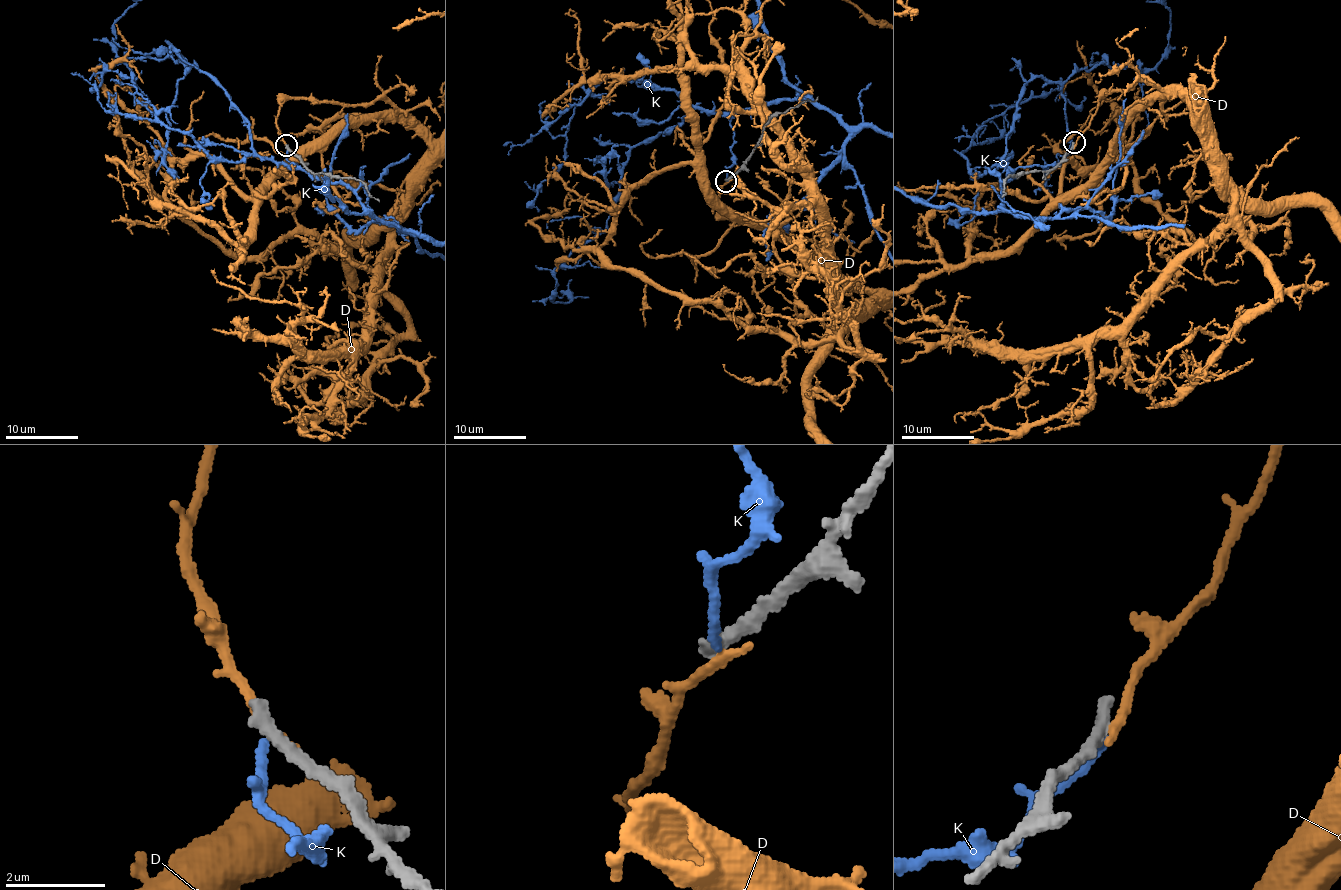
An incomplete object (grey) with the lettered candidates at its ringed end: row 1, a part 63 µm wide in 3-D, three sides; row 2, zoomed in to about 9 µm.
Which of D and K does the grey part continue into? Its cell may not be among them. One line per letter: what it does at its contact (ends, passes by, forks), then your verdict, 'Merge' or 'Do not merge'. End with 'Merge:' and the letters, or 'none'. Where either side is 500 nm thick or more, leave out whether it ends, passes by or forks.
D: It ends there. Do not merge
K: It ends there. Do not merge
Merge: none

